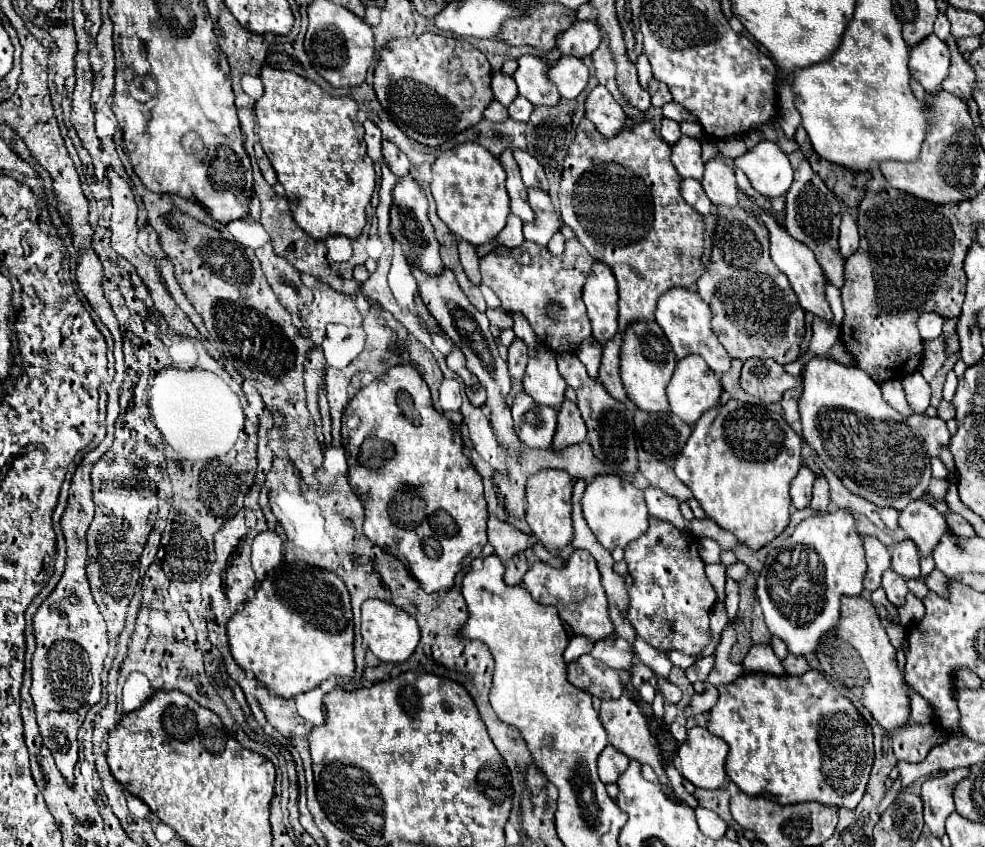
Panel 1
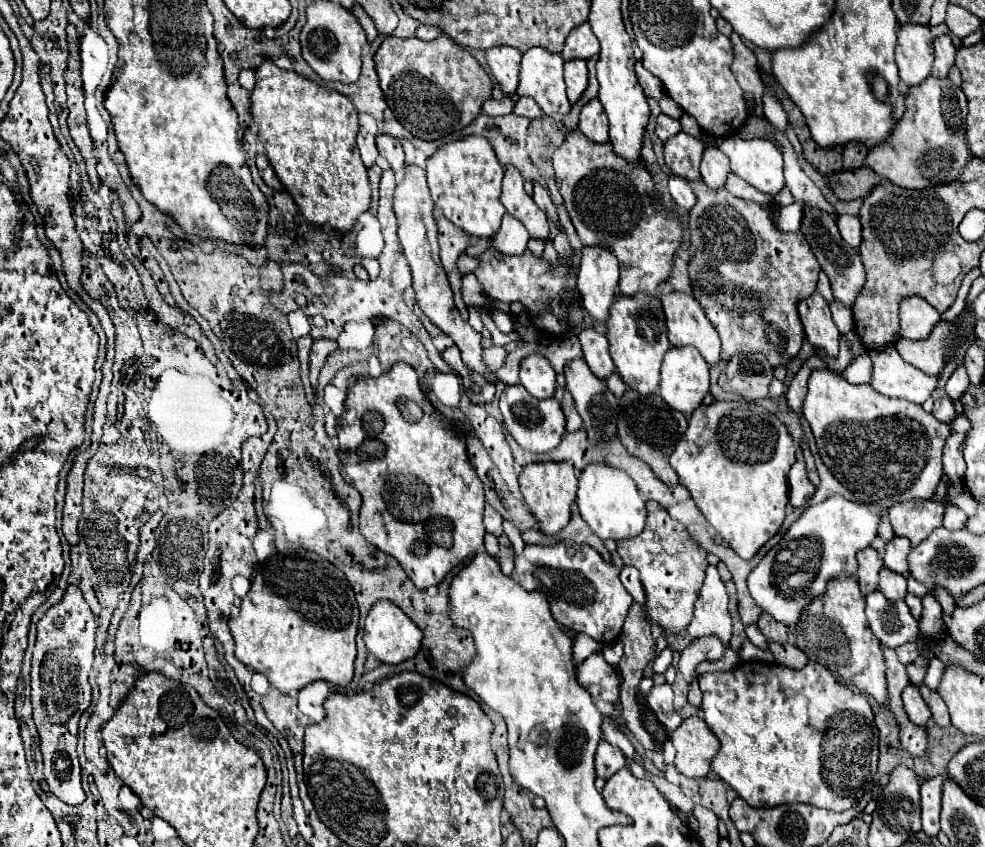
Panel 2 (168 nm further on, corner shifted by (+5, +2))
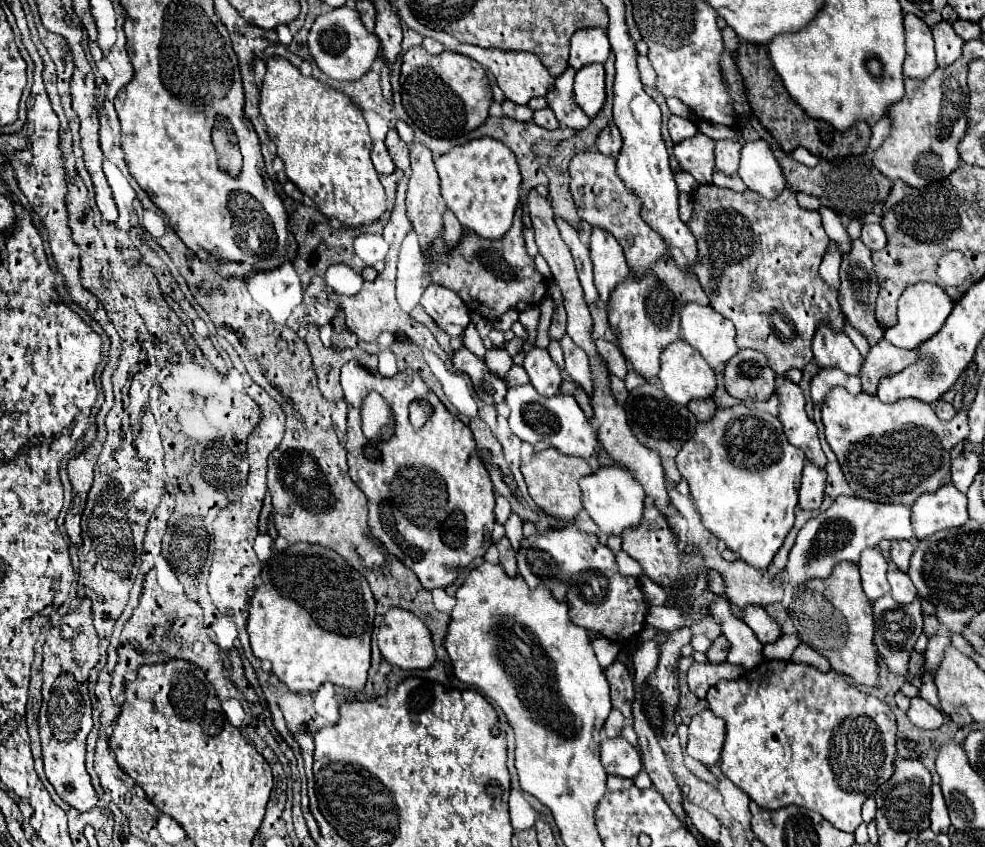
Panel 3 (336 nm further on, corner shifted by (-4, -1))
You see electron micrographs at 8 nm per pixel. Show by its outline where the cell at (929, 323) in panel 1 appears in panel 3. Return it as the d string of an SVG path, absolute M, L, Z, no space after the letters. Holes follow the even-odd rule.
M929 282L913 284L899 298L897 324L885 330L885 340L897 348L915 350L919 348L919 344L923 344L923 340L929 340L935 332L939 332L939 328L945 324L947 316L951 314L951 308L953 308L953 300L937 284L929 284Z

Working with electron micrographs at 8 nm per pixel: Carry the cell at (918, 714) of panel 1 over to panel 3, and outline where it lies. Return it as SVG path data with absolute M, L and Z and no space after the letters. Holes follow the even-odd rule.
M921 696L911 698L911 708L909 708L907 716L917 728L925 728L925 730L935 730L945 722L943 712L939 712L935 706L931 706Z

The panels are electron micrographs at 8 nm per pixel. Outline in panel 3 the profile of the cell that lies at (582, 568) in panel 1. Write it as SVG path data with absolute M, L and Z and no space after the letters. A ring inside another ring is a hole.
M567 524L547 534L525 538L517 552L517 566L529 588L545 584L559 602L565 602L571 622L581 628L621 642L635 636L645 626L647 604L637 580L619 574L615 554L599 544L595 534L581 532L577 526Z

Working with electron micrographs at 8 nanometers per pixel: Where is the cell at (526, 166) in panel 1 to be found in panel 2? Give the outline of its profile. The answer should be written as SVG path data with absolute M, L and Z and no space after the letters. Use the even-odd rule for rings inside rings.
M534 181L534 201L536 201L536 205L556 223L556 227L558 227L558 231L562 231L562 227L558 225L558 213L556 213L556 207L554 207L554 203L552 203L552 199L550 199L550 195L548 195L548 191L540 185L540 183L536 183Z

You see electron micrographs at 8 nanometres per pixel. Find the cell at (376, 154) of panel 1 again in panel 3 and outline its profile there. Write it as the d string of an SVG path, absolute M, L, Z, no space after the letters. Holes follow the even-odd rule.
M373 142L373 152L371 152L371 160L375 164L375 170L379 174L391 174L395 170L395 164L385 148L385 142Z

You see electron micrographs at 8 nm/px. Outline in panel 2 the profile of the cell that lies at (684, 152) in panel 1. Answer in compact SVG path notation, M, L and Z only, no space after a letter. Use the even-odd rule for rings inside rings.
M678 133L670 137L664 143L664 157L666 157L668 169L686 181L698 181L700 179L698 165L700 165L704 147L706 145L702 139L696 139L688 133Z

